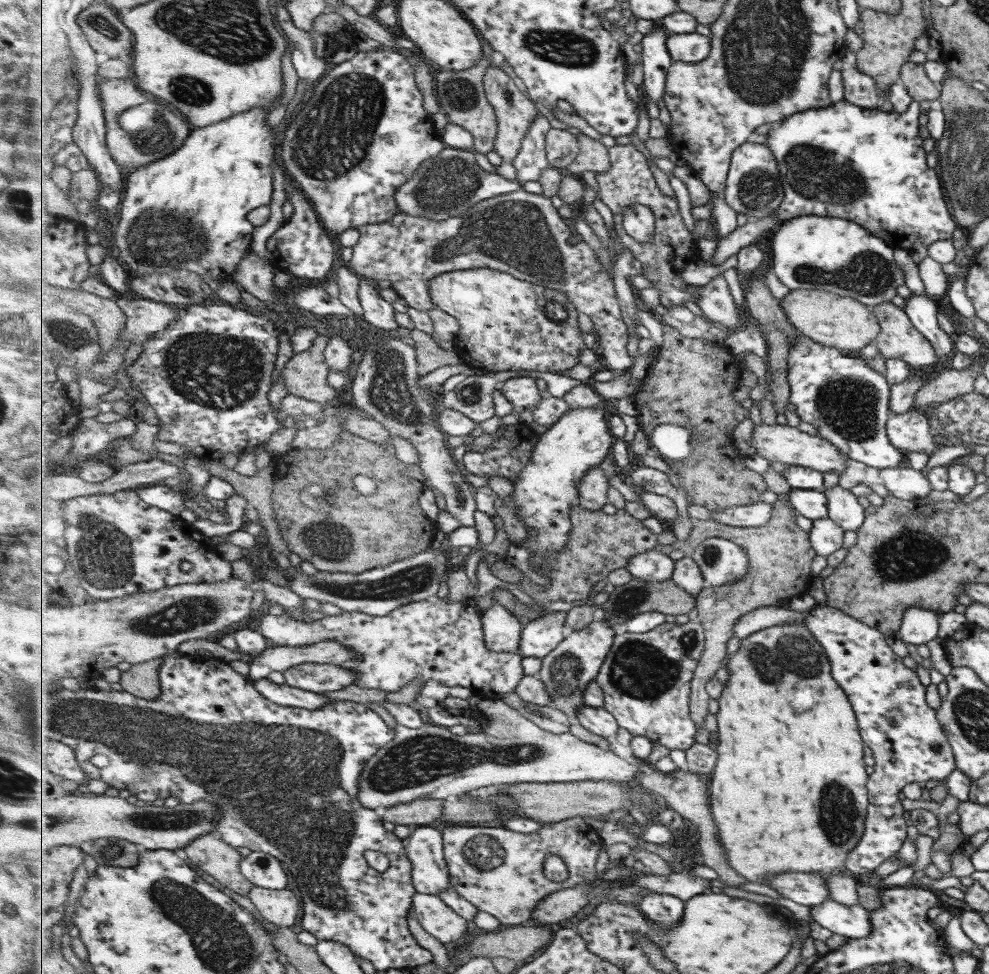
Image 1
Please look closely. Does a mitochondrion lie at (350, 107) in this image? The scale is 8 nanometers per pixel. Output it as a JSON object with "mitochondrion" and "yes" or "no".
{"mitochondrion":"yes"}

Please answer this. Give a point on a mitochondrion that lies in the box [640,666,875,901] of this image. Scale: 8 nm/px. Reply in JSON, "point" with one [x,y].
{"point":[838,814]}

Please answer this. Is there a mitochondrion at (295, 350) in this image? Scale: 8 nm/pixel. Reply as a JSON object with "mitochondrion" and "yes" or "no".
{"mitochondrion":"no"}

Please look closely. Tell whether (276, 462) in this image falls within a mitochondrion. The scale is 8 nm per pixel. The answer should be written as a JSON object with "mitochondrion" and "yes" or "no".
{"mitochondrion":"no"}

